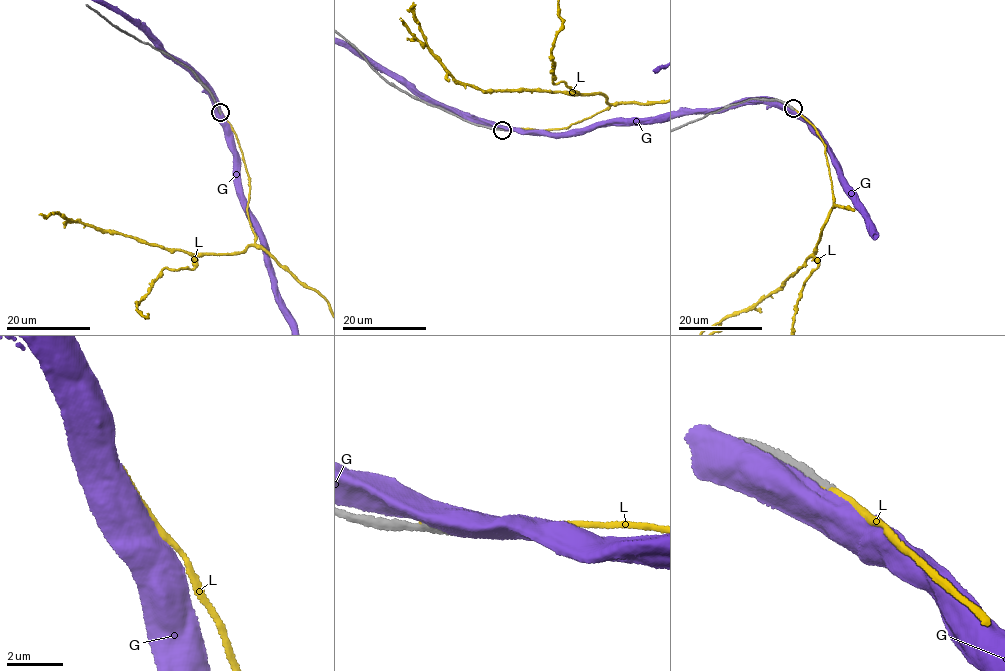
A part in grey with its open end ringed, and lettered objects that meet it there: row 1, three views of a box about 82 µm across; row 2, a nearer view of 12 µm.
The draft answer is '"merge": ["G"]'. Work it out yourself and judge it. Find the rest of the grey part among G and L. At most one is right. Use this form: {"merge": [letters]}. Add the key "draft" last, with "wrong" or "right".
{"merge": [], "draft": "wrong"}

